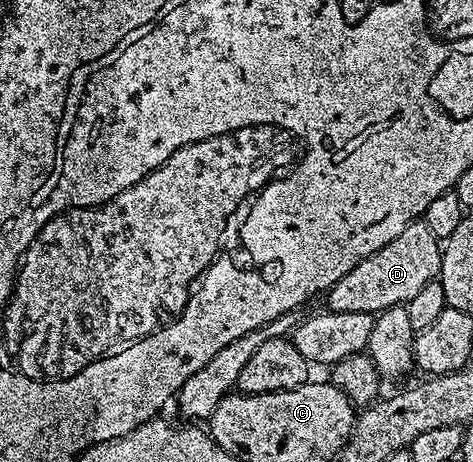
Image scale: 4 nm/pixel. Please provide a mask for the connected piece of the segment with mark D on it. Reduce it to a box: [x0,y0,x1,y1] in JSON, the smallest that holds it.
[327,220,442,315]

